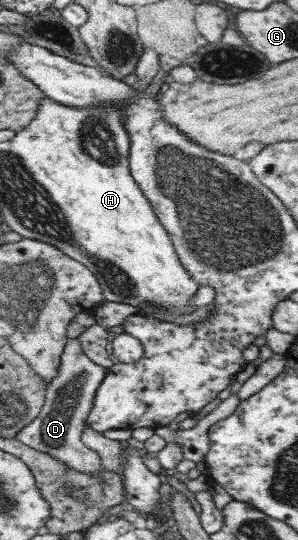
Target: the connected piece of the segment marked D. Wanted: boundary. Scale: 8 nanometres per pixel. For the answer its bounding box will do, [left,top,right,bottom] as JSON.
[17,337,107,476]

